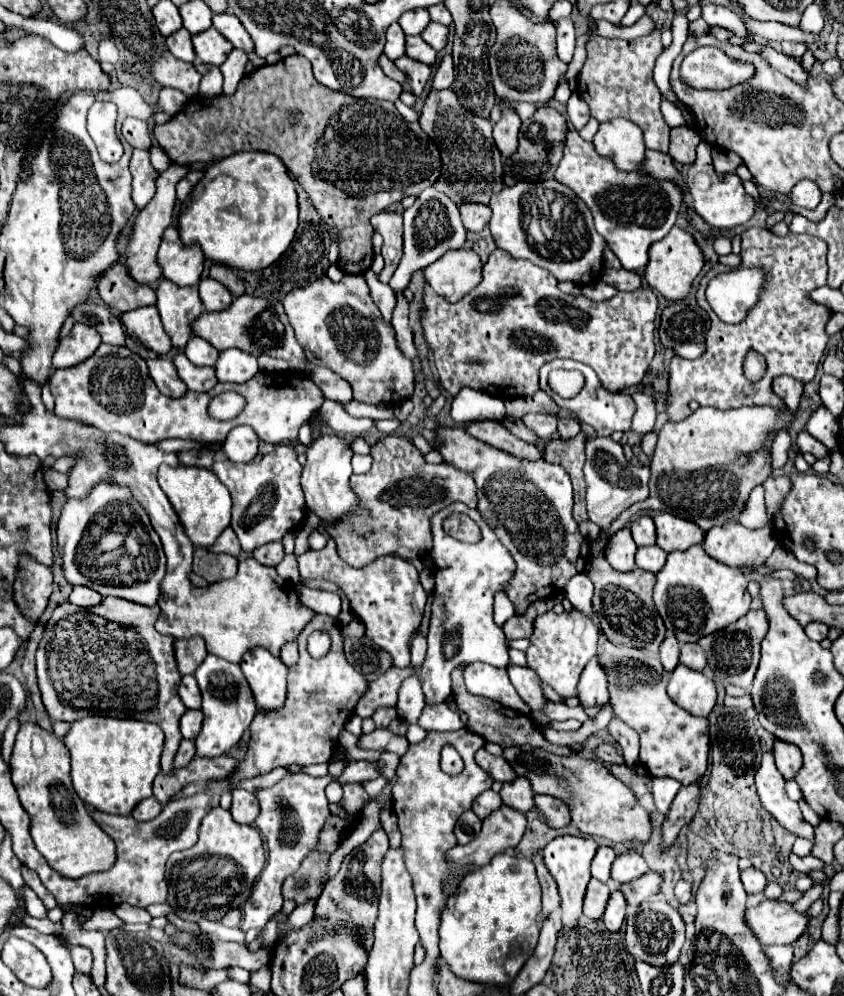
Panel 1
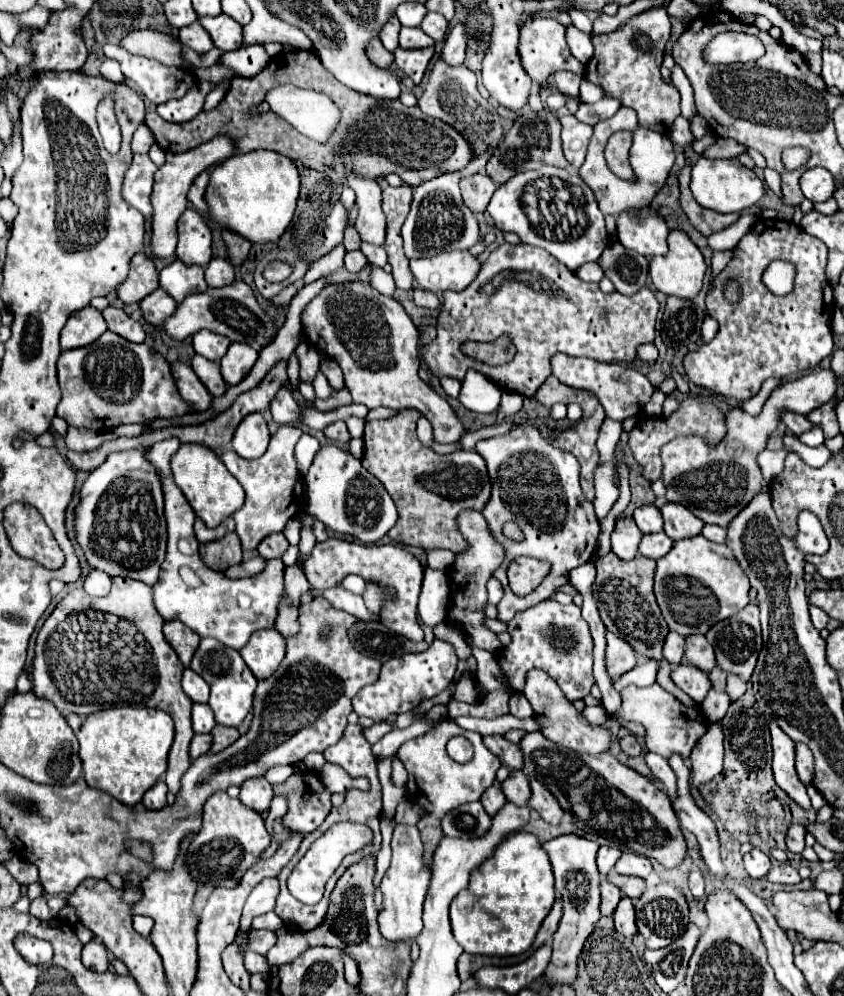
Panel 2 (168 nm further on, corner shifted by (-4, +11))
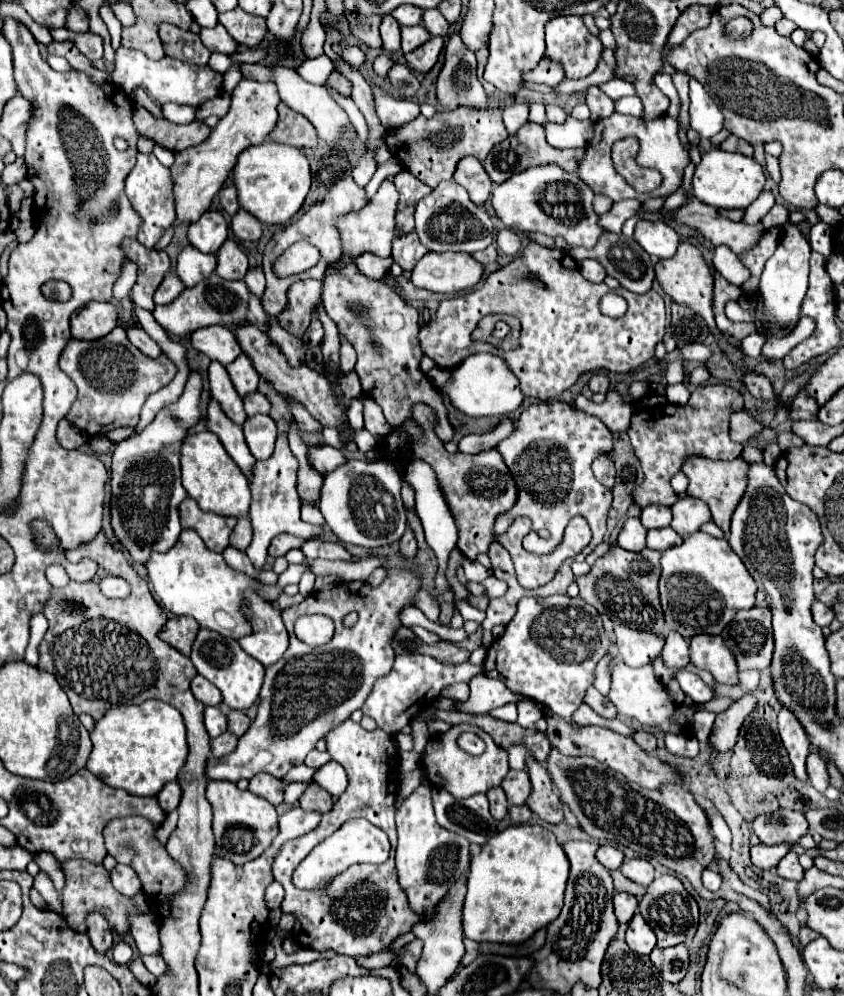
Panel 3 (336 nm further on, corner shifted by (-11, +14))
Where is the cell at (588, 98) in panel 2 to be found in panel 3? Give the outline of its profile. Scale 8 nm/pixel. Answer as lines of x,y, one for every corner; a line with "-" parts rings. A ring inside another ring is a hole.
608,80
604,84
598,84
598,88
610,96
612,100
618,100
622,96
632,96
634,94
634,86
632,84
626,84
624,80

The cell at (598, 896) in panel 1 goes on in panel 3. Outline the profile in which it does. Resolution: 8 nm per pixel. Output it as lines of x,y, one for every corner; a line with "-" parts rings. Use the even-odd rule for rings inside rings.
618,892
614,896
614,914
616,914
618,922
630,922
630,918
634,916
636,910
638,910
638,900
632,894

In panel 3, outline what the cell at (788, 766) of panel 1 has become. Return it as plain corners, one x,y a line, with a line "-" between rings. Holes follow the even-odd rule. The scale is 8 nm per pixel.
812,750
808,754
808,780
810,784
818,790
818,792
824,792
828,788
828,770
824,766
824,760
820,758
820,754
816,750

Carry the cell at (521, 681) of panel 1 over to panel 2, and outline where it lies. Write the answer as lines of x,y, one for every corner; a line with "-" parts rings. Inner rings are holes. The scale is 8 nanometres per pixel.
533,669
533,673
529,673
527,677
527,683
525,683
525,697
529,699
533,711
535,711
535,719
537,723
541,725
541,733
561,745
561,747
567,747
567,749
573,749
577,753
587,753
587,755
599,755
603,751
609,751
611,749
611,743
613,743
613,737
609,733
607,727
603,725
591,725
575,707
571,701
565,699
565,695
561,693
559,685
547,675
547,673
541,673
539,669

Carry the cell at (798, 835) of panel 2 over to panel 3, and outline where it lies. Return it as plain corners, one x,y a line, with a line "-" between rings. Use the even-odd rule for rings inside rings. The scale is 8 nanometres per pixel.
782,810
778,816
758,816
752,830
762,844
796,844
808,832
808,822
802,812

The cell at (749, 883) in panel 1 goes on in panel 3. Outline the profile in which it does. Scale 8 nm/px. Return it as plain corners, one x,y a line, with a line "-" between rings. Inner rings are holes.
758,844
758,846
752,846
750,848
752,864
762,868
762,870
770,870
770,868
774,868
788,854
788,850
790,850
788,844
776,844
776,846

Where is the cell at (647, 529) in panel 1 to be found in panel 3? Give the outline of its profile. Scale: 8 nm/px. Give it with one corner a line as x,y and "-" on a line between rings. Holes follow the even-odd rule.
646,506
646,508
642,508
640,520
648,530
650,528
664,528
664,526
670,526
672,514
670,514
668,506

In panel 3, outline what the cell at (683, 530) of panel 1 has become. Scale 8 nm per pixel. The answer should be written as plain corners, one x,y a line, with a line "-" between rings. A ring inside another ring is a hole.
684,496
672,506
672,516
674,518
672,518
670,526
680,536
688,536
688,534
700,530
700,526
710,520
710,510
702,500

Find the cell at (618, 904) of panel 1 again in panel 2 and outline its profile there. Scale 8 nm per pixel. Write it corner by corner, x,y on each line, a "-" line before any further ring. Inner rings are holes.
629,897
621,899
621,905
617,907
617,913
613,915
615,919
615,929
617,933
621,933
623,937
633,937
637,935
637,925
635,925
635,911
633,911
633,903
629,901

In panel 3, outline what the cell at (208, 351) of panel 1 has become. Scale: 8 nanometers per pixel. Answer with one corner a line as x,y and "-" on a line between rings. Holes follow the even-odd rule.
208,326
196,330
192,334
192,346
204,352
210,360
218,360
224,366
242,354
236,336
226,326

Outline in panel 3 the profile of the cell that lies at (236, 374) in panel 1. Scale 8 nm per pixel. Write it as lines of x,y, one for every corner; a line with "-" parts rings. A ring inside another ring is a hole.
242,352
240,358
236,358
236,362
230,362
226,366
226,370
228,370
230,380
232,380
232,384
240,396
254,392
258,388
260,376
256,374
256,368
252,366
252,358
248,358
248,354

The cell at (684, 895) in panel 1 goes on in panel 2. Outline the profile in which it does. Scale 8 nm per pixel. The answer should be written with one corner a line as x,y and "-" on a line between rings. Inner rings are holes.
699,869
691,871
691,875
689,875
689,889
691,889
691,893
697,899
701,899
705,895
705,881
703,881
703,875
701,875

